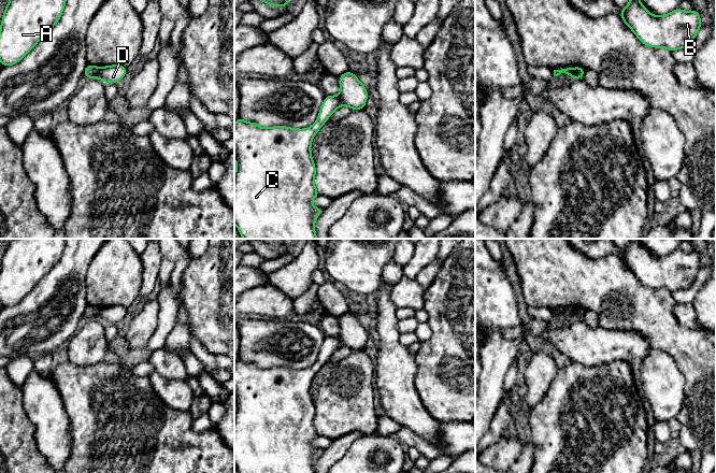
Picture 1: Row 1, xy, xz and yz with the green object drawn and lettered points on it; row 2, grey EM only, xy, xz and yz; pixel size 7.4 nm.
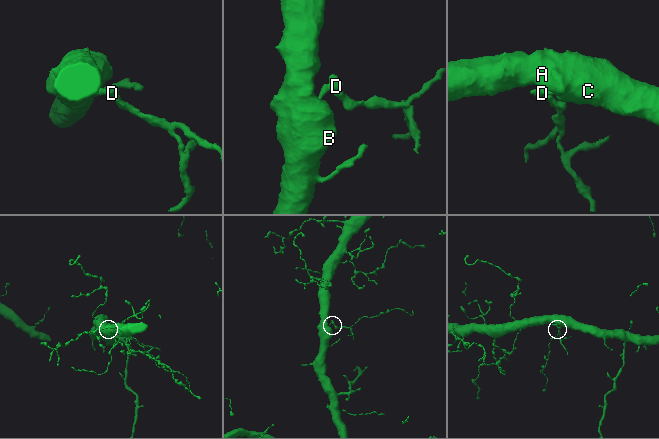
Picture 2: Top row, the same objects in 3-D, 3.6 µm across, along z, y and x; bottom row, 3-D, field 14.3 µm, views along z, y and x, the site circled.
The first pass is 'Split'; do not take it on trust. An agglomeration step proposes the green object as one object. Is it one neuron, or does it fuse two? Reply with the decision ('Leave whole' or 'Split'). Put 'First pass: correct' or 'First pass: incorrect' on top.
First pass: correct
Split

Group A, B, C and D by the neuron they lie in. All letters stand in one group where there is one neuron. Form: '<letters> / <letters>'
A B C / D

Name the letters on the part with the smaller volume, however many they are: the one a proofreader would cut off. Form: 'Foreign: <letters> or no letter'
Foreign: D

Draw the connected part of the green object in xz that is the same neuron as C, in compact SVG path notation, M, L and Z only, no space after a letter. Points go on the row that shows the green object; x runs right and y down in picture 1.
M326 96L318 118L306 129L284 126L262 128L255 123L244 121L240 116L234 124L234 224L243 239L317 239L314 223L323 209L315 207L311 201L319 197L314 178L316 168L311 155L314 135L329 119L330 115L343 106L339 96Z

